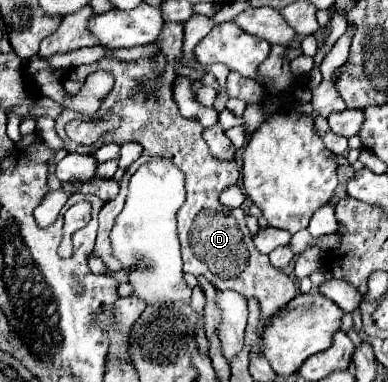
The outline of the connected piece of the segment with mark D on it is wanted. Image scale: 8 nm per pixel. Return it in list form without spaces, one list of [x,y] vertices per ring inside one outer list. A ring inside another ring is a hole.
[[[170,22],[164,24],[164,28],[158,36],[158,44],[160,44],[160,52],[150,56],[150,58],[142,58],[136,62],[102,58],[94,64],[72,68],[62,80],[66,94],[76,96],[92,72],[104,70],[104,72],[114,74],[114,90],[110,90],[110,94],[102,100],[98,114],[112,110],[120,116],[122,122],[114,132],[108,132],[102,138],[102,144],[114,142],[114,144],[122,146],[126,142],[138,142],[144,148],[142,156],[124,172],[120,194],[102,206],[98,238],[96,238],[94,250],[88,254],[88,258],[98,256],[112,272],[122,268],[122,266],[118,266],[118,260],[110,252],[110,230],[114,228],[116,216],[122,212],[122,206],[126,200],[128,178],[136,172],[136,168],[140,168],[140,162],[146,162],[150,156],[170,158],[186,176],[186,202],[182,204],[182,208],[176,214],[178,216],[178,238],[182,244],[184,272],[190,272],[196,276],[202,274],[206,280],[210,280],[214,284],[216,290],[236,290],[246,300],[256,298],[260,304],[258,346],[262,348],[262,332],[264,332],[266,322],[274,314],[278,314],[278,310],[282,310],[298,294],[298,288],[290,276],[286,276],[284,272],[270,266],[268,256],[264,256],[256,250],[252,236],[248,232],[246,216],[244,216],[242,208],[232,210],[232,208],[222,206],[218,200],[220,194],[226,188],[230,188],[232,184],[236,184],[240,178],[236,162],[234,160],[232,162],[218,162],[218,160],[210,158],[208,146],[202,138],[204,128],[200,126],[200,122],[184,118],[178,112],[178,106],[172,98],[172,82],[176,78],[174,62],[182,60],[182,24],[170,24]]]

